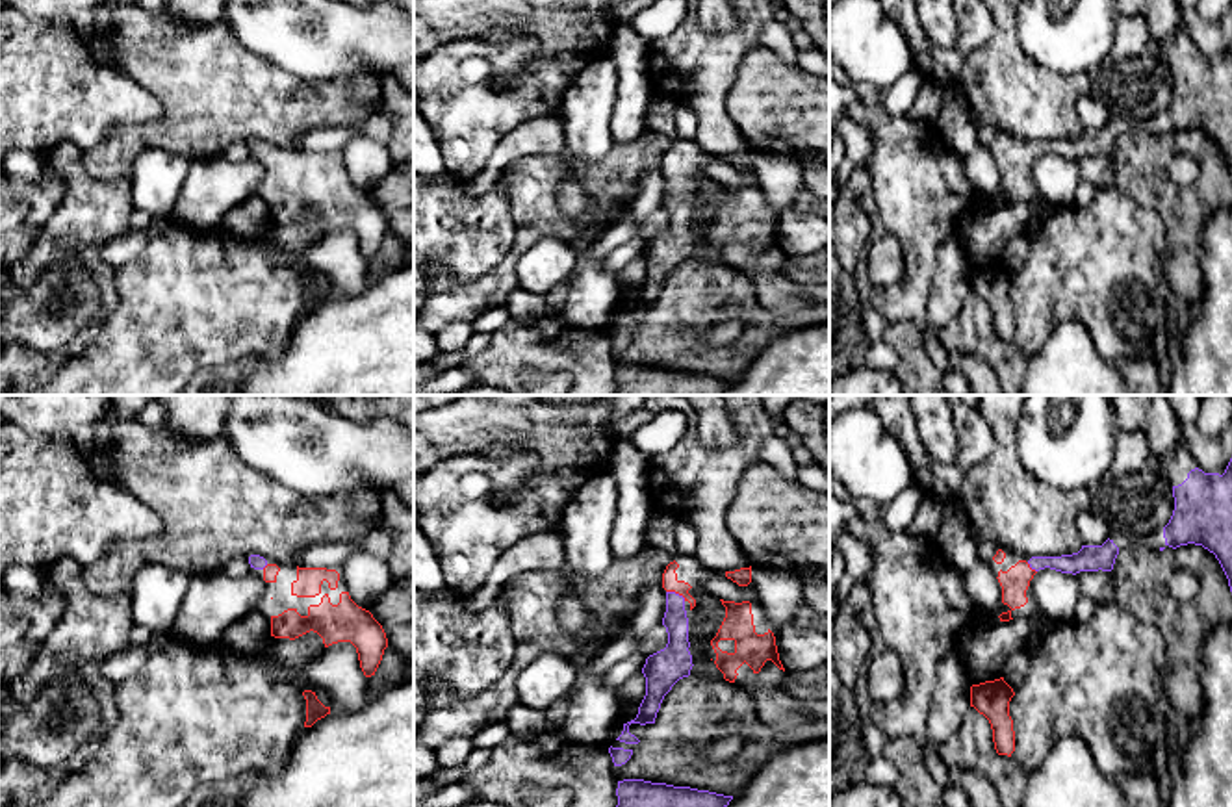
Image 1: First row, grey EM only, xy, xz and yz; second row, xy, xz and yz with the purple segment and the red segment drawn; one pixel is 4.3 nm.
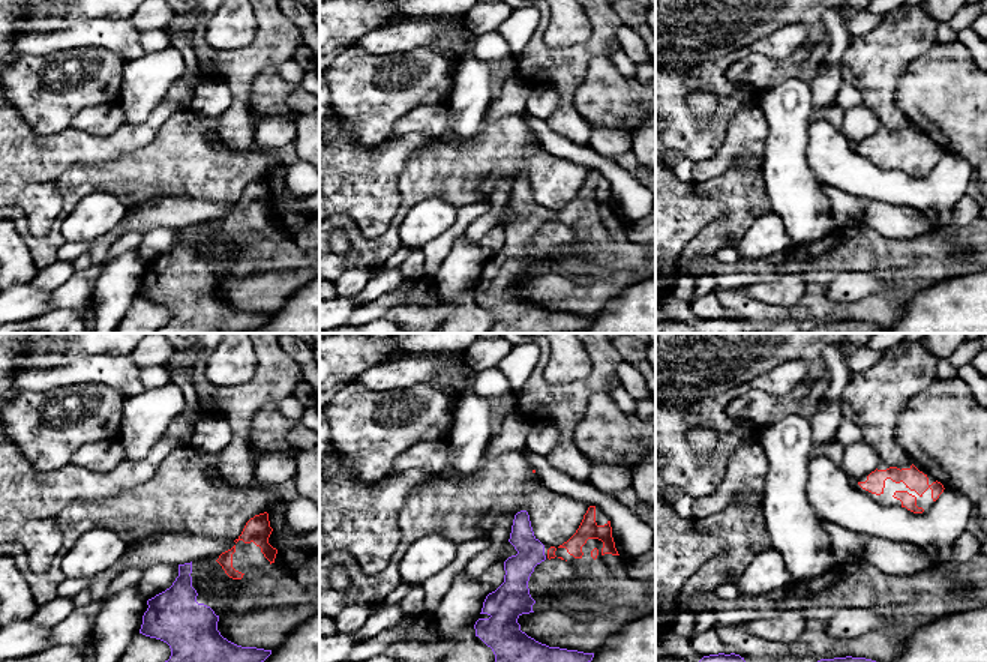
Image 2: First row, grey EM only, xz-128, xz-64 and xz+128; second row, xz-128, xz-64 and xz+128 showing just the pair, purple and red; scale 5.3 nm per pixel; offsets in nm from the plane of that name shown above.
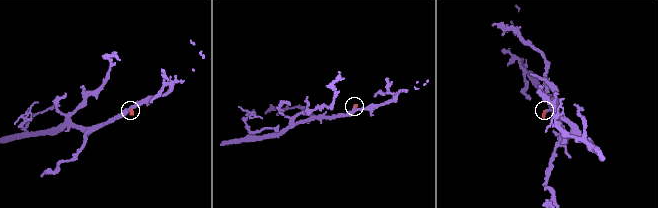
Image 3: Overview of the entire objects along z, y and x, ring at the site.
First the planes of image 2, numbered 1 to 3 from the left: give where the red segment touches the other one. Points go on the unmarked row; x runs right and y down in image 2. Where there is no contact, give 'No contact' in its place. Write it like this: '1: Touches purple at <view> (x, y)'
1: No contact
2: No contact
3: No contact

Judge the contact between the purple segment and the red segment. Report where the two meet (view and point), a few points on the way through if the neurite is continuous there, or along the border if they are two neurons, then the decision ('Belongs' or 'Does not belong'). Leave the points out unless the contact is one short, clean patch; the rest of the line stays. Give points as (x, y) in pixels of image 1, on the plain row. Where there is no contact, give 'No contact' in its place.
Touches purple at xz (674, 177). Path across: xz (676, 206), (674, 177), (670, 167). Belongs

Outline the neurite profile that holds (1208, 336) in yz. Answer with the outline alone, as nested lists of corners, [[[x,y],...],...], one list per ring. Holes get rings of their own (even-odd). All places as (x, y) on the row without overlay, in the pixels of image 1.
[[[1232,206],[1206,215],[1199,241],[1204,280],[1199,315],[1189,319],[1187,304],[1178,295],[1165,302],[1165,339],[1173,364],[1169,395],[1232,395]]]

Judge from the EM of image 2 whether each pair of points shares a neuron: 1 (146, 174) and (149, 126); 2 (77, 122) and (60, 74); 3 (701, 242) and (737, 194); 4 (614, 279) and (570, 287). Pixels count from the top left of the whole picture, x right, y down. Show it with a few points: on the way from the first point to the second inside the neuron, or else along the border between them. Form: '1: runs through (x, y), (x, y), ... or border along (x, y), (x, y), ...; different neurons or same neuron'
1: border along (170, 116), (146, 144), (116, 158); different neurons
2: border along (108, 102), (81, 108), (68, 126); different neurons
3: runs through (714, 236), (737, 213), (737, 207); same neuron
4: runs through (603, 287), (581, 287); same neuron

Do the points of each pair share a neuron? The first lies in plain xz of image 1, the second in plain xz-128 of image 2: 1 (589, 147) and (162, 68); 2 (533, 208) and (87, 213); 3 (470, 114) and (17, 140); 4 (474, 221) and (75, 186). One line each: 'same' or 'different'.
1: same
2: different
3: different
4: different

